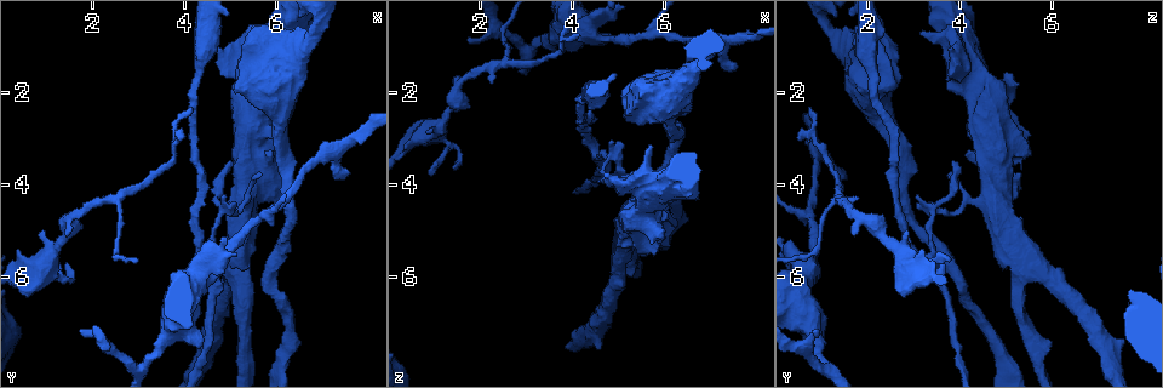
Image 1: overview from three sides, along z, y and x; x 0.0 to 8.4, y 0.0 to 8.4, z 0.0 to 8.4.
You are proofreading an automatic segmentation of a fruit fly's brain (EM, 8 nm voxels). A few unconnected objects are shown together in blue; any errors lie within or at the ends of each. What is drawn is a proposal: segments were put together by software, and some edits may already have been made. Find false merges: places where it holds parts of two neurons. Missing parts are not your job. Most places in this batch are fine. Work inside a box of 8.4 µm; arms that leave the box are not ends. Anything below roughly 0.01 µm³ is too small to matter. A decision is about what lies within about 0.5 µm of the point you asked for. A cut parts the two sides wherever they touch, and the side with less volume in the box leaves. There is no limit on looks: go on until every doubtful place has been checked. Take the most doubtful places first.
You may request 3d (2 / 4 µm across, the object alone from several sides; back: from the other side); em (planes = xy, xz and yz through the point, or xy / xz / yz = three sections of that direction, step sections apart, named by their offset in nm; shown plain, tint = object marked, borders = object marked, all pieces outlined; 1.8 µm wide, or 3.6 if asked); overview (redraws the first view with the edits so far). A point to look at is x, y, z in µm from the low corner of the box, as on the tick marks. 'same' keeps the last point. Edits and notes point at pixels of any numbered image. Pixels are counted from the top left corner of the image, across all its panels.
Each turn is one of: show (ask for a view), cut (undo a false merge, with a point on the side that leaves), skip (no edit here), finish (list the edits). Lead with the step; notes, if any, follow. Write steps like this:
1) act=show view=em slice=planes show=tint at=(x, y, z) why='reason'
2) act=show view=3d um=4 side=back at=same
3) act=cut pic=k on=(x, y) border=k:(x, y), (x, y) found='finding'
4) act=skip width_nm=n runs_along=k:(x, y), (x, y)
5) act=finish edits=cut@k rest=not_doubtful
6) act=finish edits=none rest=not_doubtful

act=show view=3d um=4 at=(5.75, 4.65, 0.70) why='three arms meet'

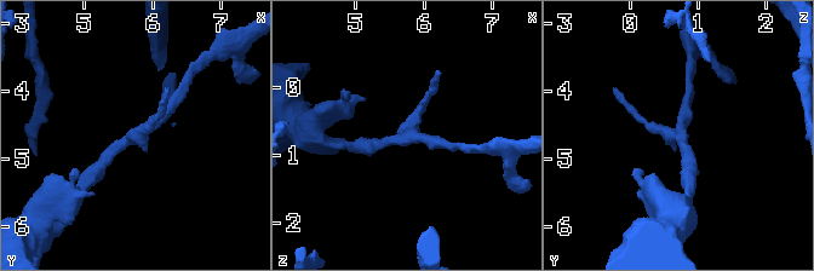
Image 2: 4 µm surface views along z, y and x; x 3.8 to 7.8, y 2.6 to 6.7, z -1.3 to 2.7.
act=show view=em um=3.6 slice=planes show=plain at=(5.75, 4.70, 0.80) arms=3

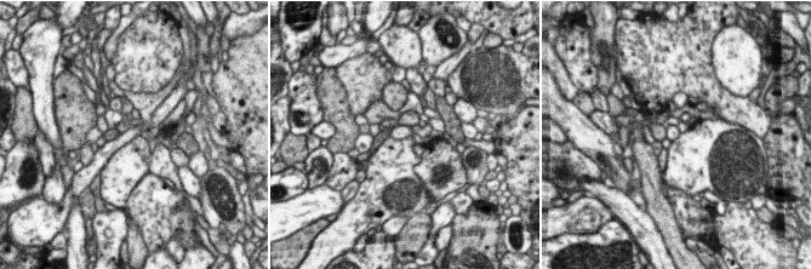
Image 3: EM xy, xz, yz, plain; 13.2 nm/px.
act=show view=em um=3.6 slice=planes show=tint at=same why='where the object lies'

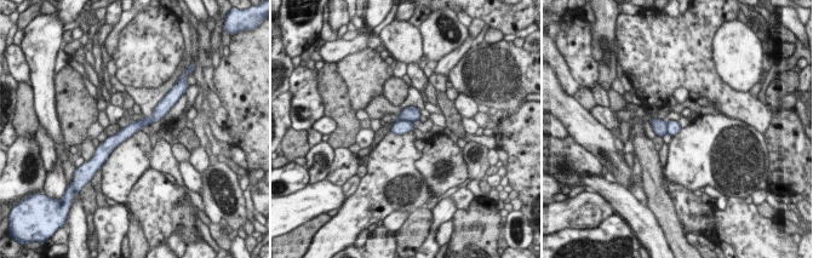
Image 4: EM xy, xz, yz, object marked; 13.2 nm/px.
act=cut pic=4 on=(412, 113) border=4:(396, 120), (408, 120), (412, 122) found='two neurons meet here'

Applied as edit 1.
act=show view=overview why='see it whole again'

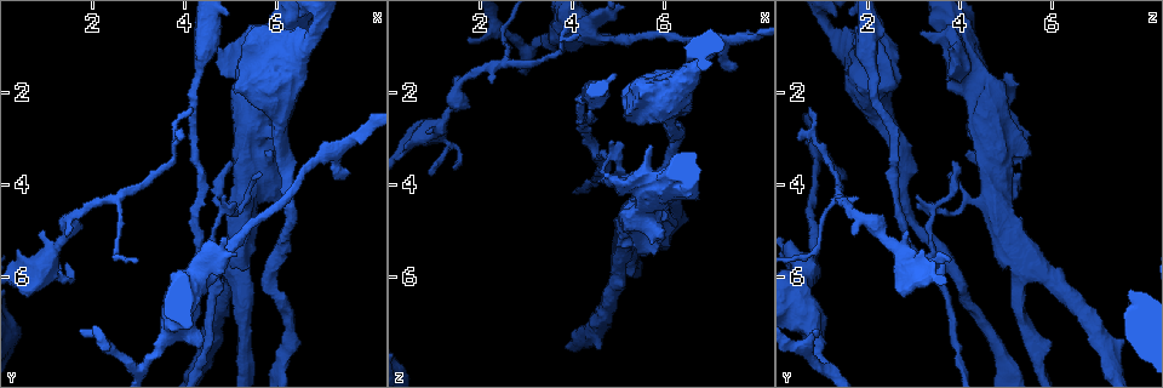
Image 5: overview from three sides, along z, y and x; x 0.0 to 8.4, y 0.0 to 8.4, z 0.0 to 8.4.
act=show view=3d um=4 at=(4.55, 5.60, 3.35) why='arms part here'

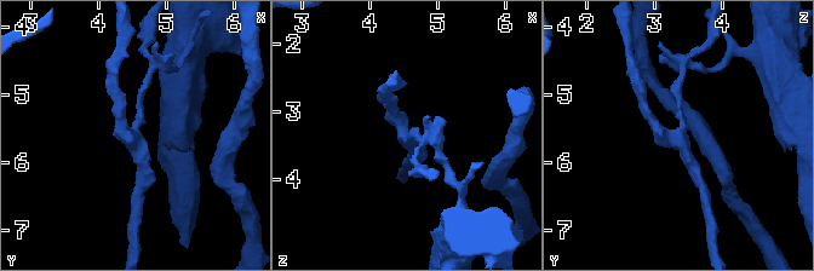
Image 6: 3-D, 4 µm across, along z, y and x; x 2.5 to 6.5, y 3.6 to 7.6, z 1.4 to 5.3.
act=show view=em um=3.6 slice=planes show=borders at=(4.50, 5.60, 3.35)

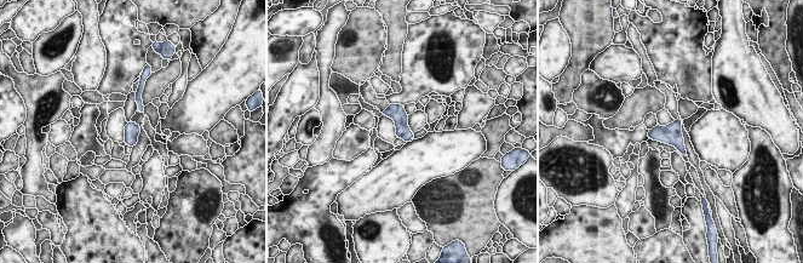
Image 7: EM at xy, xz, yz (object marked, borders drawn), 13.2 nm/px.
act=skip found='continuous, no second neuron'

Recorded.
act=show view=3d um=4 at=(1.15, 5.95, 3.00)

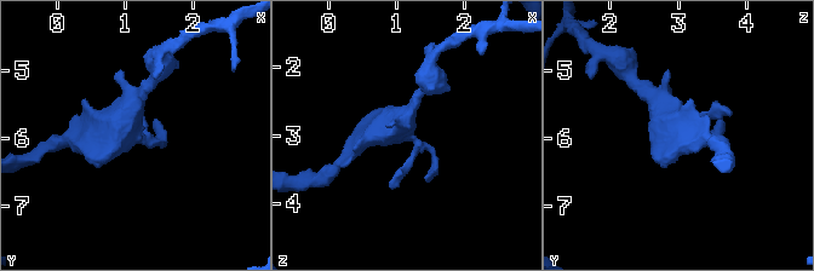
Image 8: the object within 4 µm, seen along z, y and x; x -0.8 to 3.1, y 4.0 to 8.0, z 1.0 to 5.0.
act=show view=em slice=planes show=tint at=(1.10, 6.00, 2.95)

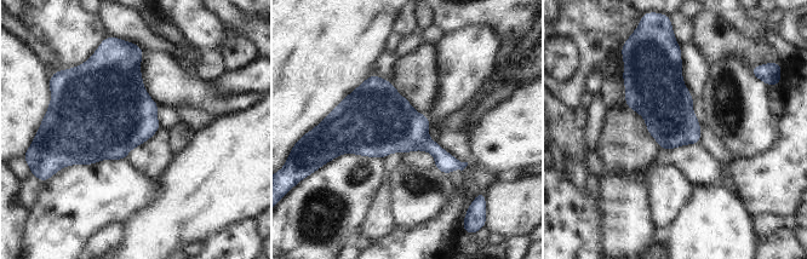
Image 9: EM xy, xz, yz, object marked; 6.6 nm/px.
act=skip found='continuous, no second neuron'

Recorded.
act=show view=3d um=2 side=back at=(2.60, 4.35, 1.40) why='three arms meet'

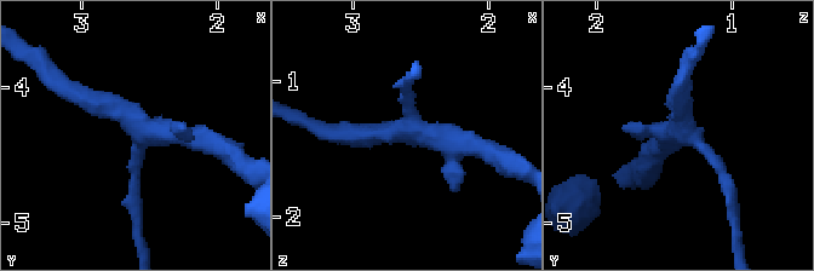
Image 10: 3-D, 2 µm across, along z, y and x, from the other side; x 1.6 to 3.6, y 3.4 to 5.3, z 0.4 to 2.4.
act=show view=em um=3.6 slice=xy step=8 show=tint at=(2.58, 4.30, 1.36) arms=3

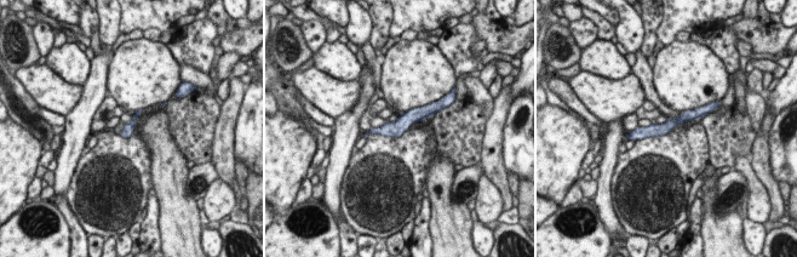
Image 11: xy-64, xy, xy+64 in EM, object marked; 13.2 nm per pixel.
act=show view=em um=3.6 slice=planes show=tint at=same

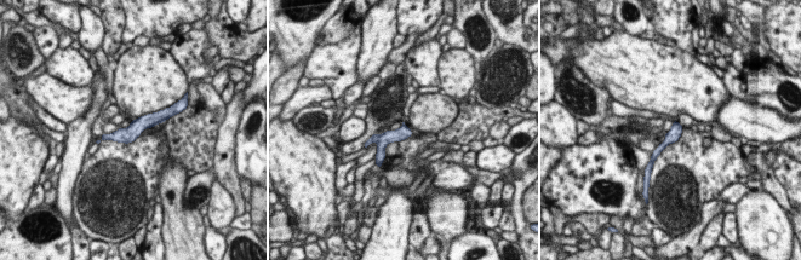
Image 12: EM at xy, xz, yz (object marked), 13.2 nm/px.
act=skip runs_along=12:(161, 115), (126, 136), (104, 137) found='continuous, no second neuron'

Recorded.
act=show view=em slice=planes show=tint at=(7.15, 3.30, 0.90) why='three-way junction'

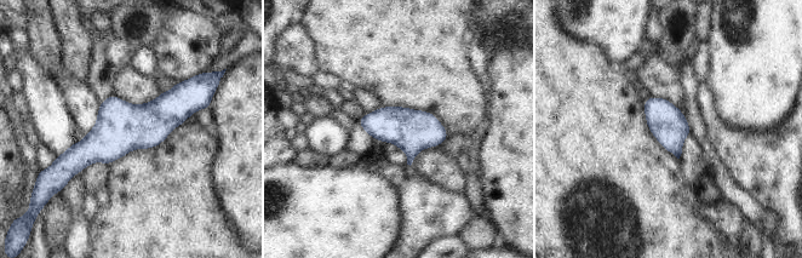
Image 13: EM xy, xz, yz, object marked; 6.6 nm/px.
act=skip found='all the same neuron'

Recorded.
act=show view=3d um=4 side=back at=(4.85, 4.55, 3.40) why='three-way junction'

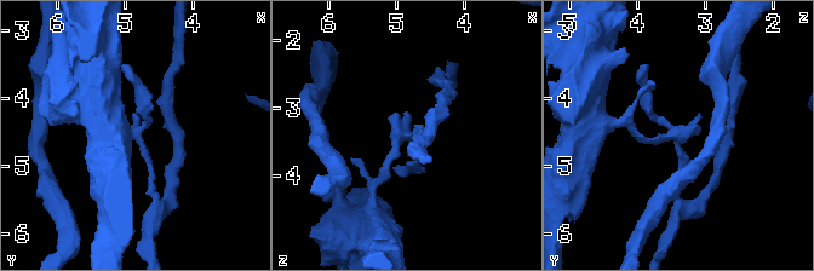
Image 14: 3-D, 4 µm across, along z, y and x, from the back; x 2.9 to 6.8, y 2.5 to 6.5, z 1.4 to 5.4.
act=show view=em slice=planes show=borders at=(4.90, 4.55, 3.40) why='need the tissue'

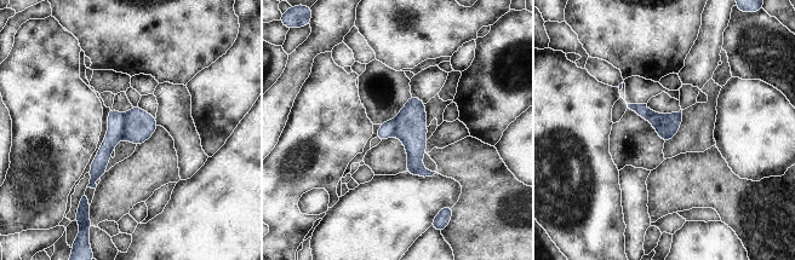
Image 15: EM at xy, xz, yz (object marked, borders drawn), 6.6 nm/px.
act=cut pic=15 on=(115, 120) arms=3 border=15:(125, 115), (123, 137) found='two neurons meet here'

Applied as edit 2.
act=show view=em slice=xz step=16 show=tint at=(5.20, 4.65, 3.80) why='thin neck'

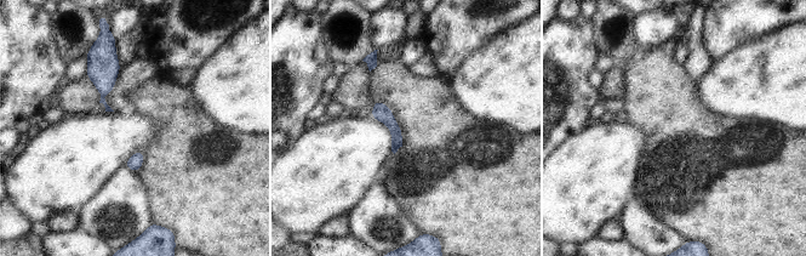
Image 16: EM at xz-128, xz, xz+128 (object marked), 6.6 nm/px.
act=skip runs_along=16:(377, 103), (395, 130), (394, 148) found='one neuron here'

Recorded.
act=finish edits=cut@4,cut@15 rest=not_doubtful

